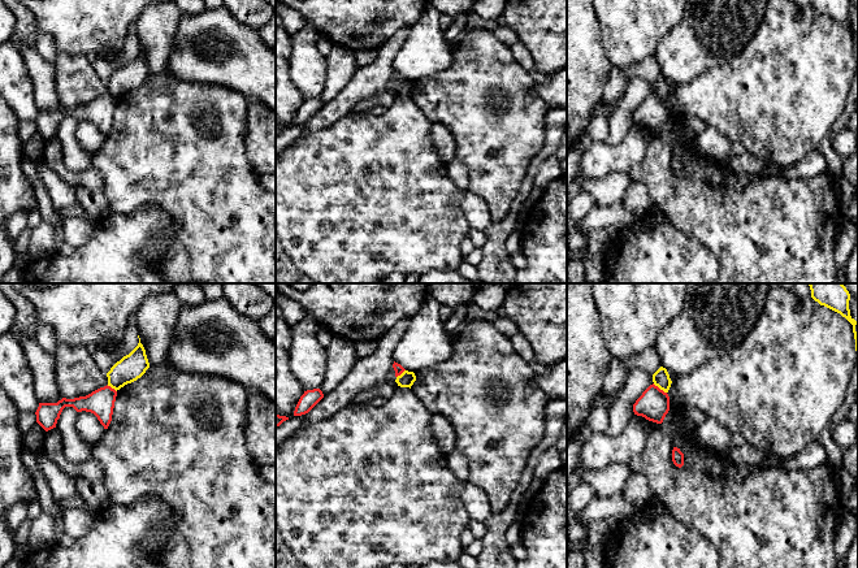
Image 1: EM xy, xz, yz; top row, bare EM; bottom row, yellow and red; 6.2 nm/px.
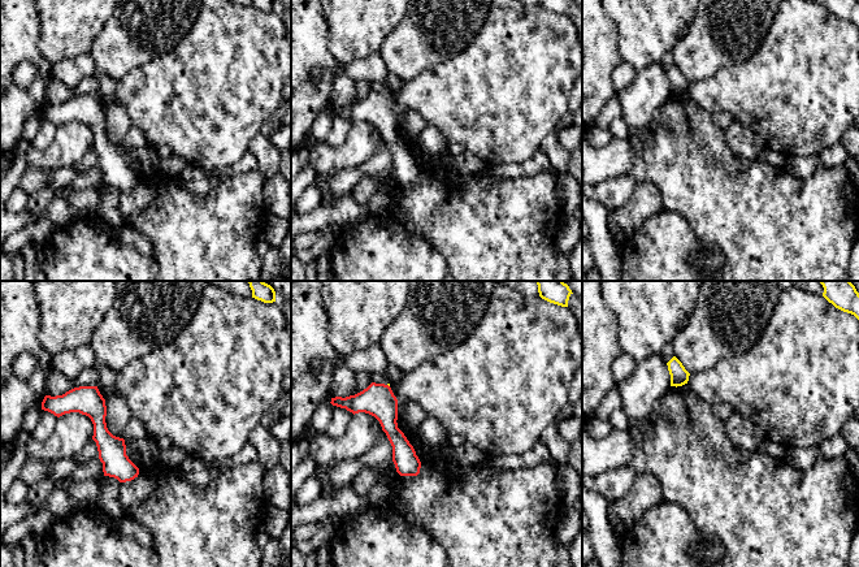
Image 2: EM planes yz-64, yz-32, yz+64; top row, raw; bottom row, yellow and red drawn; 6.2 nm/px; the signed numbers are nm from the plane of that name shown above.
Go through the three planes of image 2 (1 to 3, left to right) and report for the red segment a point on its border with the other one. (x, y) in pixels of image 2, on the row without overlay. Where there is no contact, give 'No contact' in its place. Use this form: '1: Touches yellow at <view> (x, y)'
1: No contact
2: No contact
3: No contact

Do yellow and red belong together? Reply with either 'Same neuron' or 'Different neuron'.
Different neuron

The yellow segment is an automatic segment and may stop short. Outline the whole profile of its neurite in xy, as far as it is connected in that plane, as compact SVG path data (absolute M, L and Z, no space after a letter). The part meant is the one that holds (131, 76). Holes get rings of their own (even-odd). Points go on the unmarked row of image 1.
M139 47L138 55L129 64L117 70L107 82L108 95L117 100L125 94L140 87L148 77L150 71L146 58Z

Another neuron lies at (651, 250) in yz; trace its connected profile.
M660 212L645 213L644 216L637 217L637 220L632 225L618 230L616 234L611 238L608 247L604 252L604 266L606 274L612 283L714 283L720 272L720 264L716 257L697 239L684 235Z

